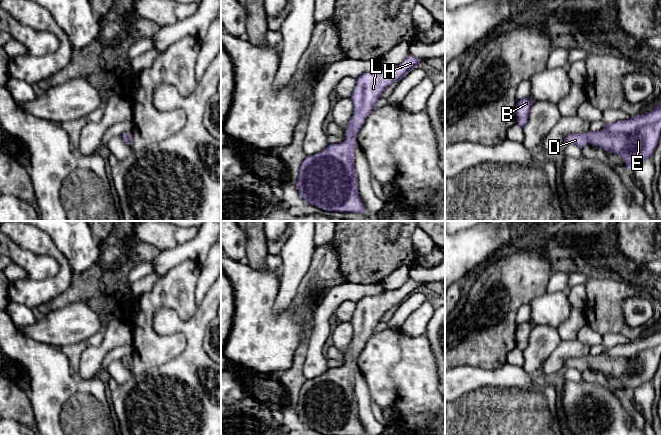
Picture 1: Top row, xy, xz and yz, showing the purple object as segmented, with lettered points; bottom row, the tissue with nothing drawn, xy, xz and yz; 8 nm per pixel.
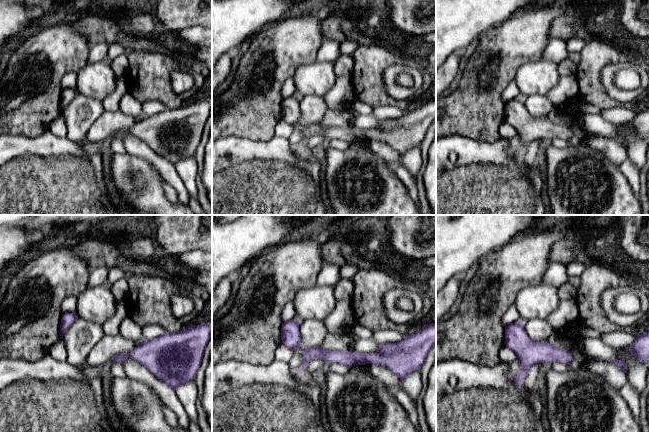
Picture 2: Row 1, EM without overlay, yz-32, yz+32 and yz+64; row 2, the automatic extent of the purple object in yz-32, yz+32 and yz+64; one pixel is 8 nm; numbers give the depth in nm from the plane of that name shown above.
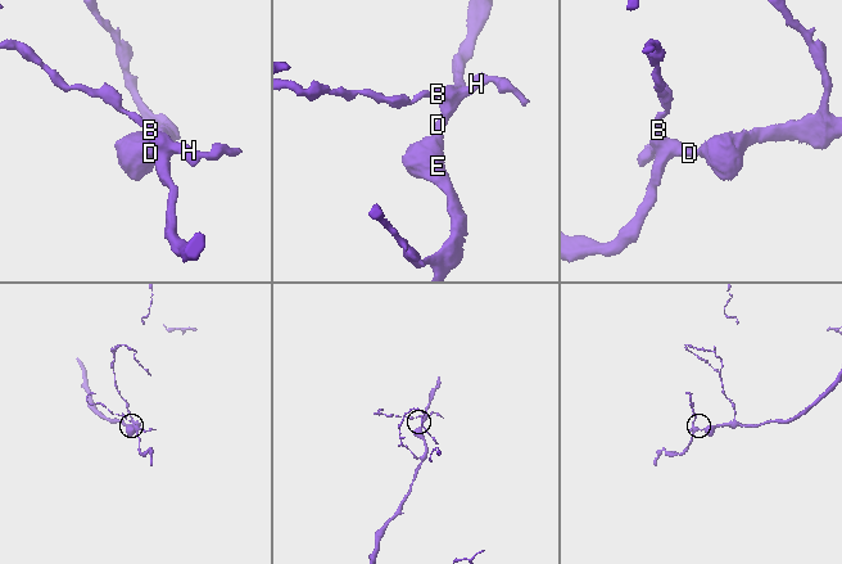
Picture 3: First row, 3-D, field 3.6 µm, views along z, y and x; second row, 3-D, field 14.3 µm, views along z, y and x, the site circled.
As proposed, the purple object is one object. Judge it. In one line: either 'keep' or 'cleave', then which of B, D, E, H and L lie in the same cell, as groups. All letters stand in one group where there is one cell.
keep | B D E H L

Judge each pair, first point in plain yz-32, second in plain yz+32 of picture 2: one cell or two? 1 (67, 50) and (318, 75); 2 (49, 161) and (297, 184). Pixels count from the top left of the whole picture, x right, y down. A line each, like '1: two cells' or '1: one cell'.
1: two cells
2: one cell

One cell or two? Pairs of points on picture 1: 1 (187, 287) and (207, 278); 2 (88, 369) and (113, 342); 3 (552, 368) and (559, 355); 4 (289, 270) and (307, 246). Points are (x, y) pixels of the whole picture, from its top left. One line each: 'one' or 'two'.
1: two
2: one
3: one
4: one

